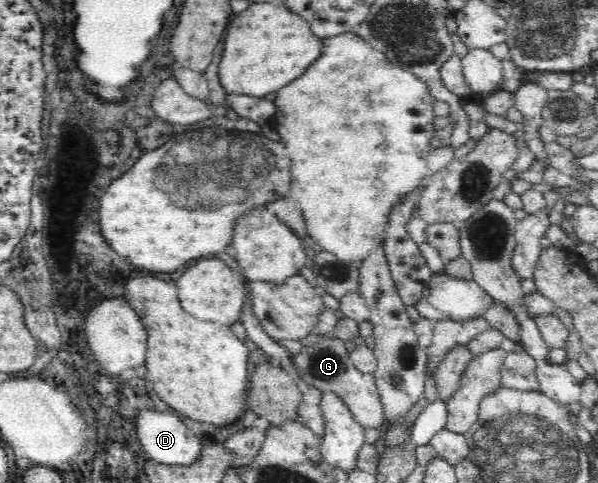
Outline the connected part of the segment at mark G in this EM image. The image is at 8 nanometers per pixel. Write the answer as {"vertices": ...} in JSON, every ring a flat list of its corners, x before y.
{"vertices":[[333,336,322,337,315,345,304,346,291,361,302,385,317,387,322,392,331,391,339,395,359,425,365,429,380,429,386,421,386,416,374,376,358,371,350,358,351,351,346,349,344,342]]}

